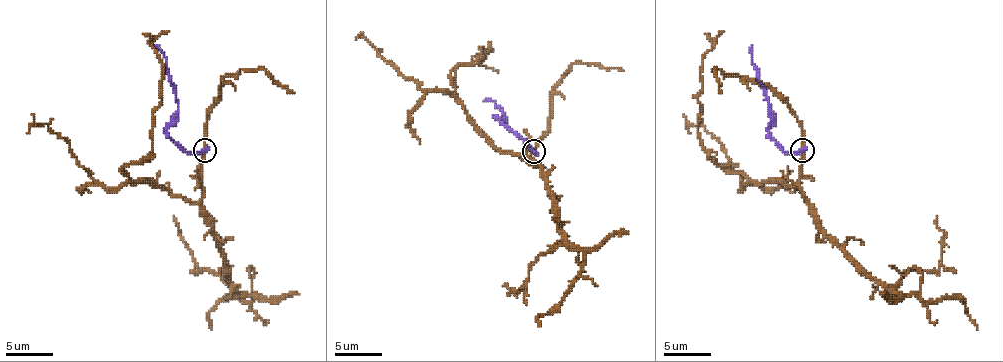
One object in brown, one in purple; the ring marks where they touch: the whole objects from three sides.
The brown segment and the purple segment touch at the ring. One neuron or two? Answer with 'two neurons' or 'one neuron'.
two neurons

